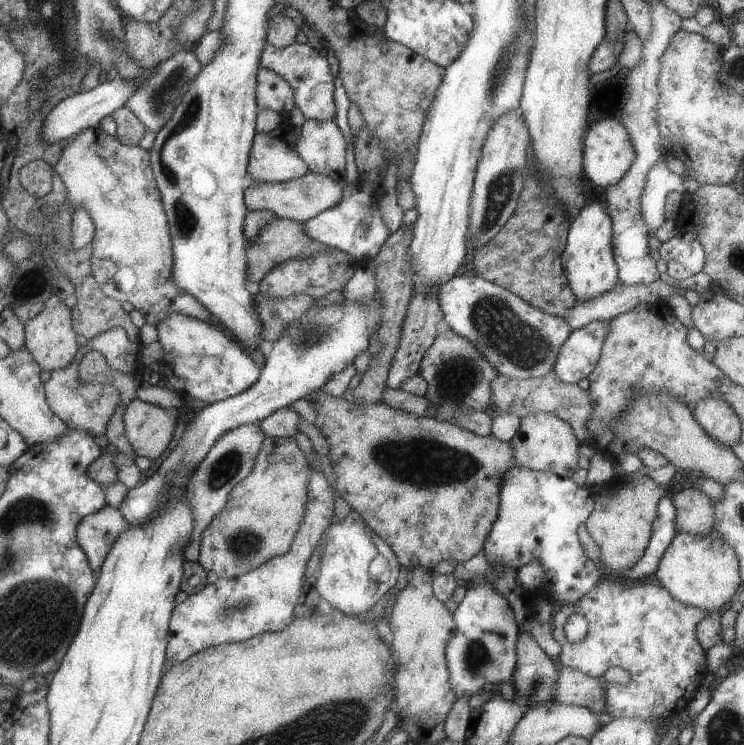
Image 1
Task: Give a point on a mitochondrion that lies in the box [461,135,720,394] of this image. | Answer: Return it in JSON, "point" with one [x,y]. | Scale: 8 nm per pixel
{"point":[497,321]}

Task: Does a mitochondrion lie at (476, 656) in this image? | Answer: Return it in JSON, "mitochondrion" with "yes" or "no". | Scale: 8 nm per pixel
{"mitochondrion":"yes"}

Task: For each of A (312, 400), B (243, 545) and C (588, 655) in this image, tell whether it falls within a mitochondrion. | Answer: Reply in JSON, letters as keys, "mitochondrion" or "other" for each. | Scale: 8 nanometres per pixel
{"A":"other","B":"mitochondrion","C":"other"}

